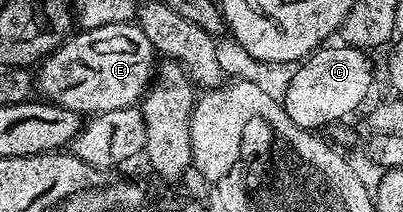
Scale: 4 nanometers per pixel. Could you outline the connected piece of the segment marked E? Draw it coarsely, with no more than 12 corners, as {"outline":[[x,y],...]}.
{"outline":[[137,23],[78,30],[36,68],[51,104],[133,108],[156,71]]}

